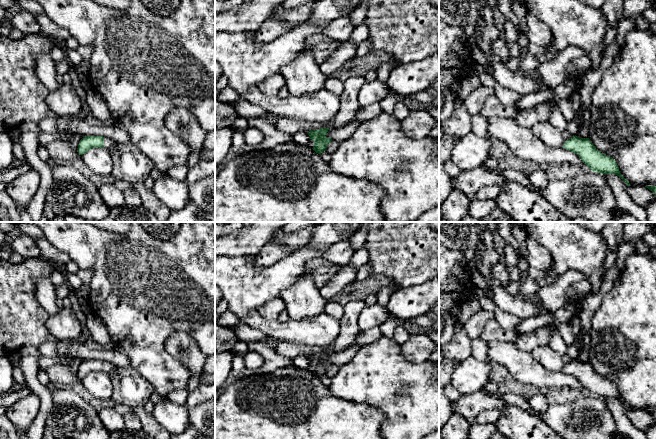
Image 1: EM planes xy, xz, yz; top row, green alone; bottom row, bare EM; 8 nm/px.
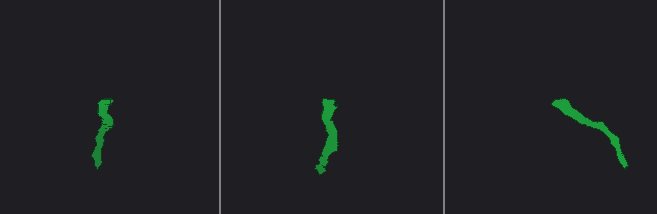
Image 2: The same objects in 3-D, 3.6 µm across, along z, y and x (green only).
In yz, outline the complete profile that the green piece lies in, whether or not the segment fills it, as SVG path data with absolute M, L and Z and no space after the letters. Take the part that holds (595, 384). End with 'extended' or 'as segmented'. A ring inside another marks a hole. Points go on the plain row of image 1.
M576 359L571 360L563 367L562 371L576 377L582 386L592 395L601 398L615 398L619 400L627 410L630 410L629 405L620 397L616 385L612 381L596 373L589 362L581 362Z | as segmented

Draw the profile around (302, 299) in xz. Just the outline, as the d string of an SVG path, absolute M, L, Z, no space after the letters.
M311 272L298 276L282 290L280 297L285 302L289 319L294 321L311 319L324 313L327 303L314 285Z

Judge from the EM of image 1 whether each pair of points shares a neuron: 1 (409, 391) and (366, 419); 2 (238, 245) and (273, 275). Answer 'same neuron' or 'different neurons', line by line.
1: different neurons
2: different neurons

